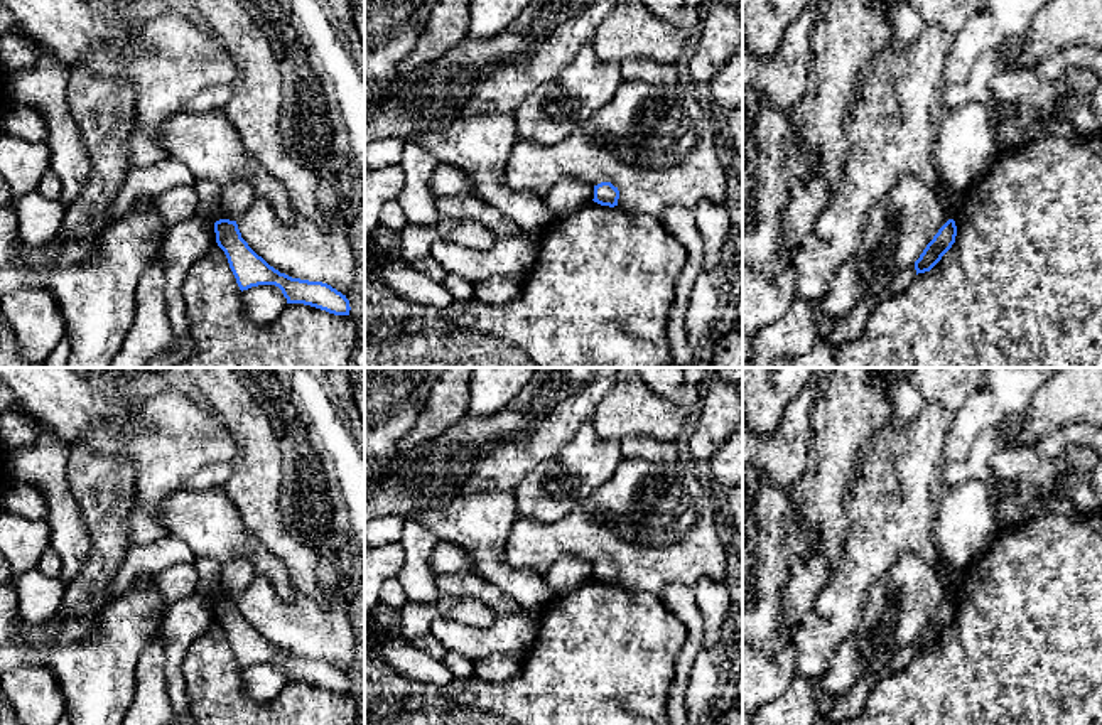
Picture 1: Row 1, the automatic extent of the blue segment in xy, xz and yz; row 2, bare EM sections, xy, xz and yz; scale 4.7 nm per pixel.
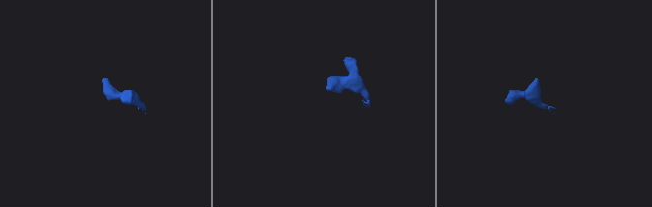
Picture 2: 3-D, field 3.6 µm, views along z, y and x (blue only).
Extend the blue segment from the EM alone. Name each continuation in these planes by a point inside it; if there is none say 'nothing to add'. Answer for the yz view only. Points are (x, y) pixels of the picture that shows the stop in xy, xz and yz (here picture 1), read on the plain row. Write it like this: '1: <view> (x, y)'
nothing to add

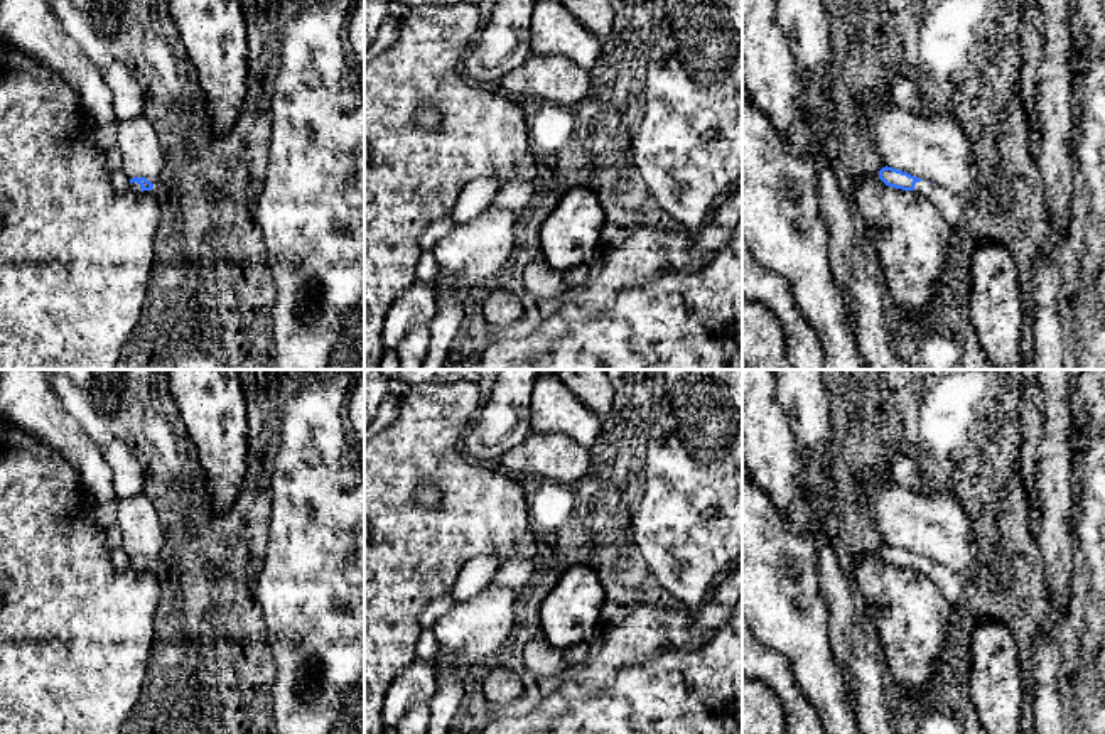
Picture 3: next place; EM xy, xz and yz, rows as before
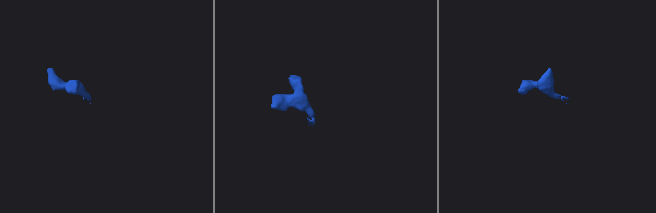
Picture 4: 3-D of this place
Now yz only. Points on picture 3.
1: yz (950, 584)

